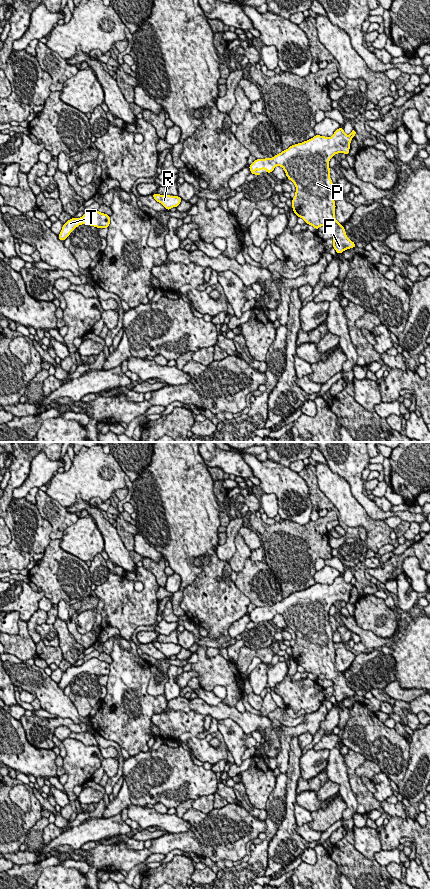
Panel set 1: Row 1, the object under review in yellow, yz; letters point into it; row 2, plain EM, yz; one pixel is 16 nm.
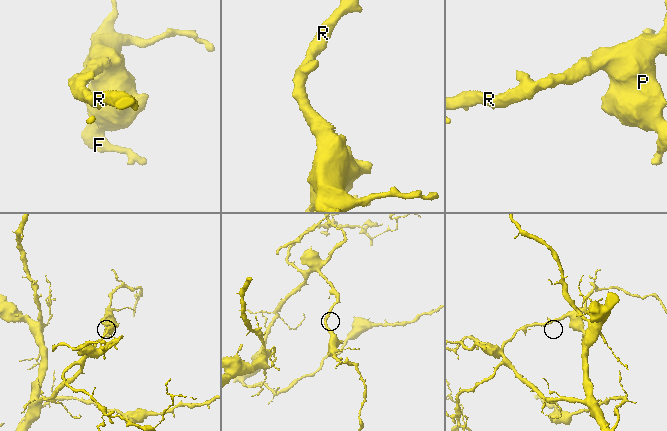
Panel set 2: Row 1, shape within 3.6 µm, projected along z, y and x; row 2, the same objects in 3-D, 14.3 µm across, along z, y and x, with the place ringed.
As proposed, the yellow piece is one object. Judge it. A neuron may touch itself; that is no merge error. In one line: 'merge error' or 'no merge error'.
no merge error

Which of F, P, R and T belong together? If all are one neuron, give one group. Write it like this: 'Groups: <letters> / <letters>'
Groups: F P R T

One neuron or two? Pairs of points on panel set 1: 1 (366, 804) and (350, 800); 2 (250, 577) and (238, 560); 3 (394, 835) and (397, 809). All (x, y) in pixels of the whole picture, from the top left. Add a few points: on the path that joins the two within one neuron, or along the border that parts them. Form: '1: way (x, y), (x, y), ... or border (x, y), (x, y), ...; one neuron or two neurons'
1: border (348, 780), (357, 802), (357, 812); two neurons
2: border (249, 557), (245, 561), (244, 566), (236, 572); two neurons
3: border (391, 815), (403, 818), (408, 817); two neurons

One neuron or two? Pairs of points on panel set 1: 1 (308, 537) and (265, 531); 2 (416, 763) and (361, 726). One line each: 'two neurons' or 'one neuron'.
1: one neuron
2: two neurons

